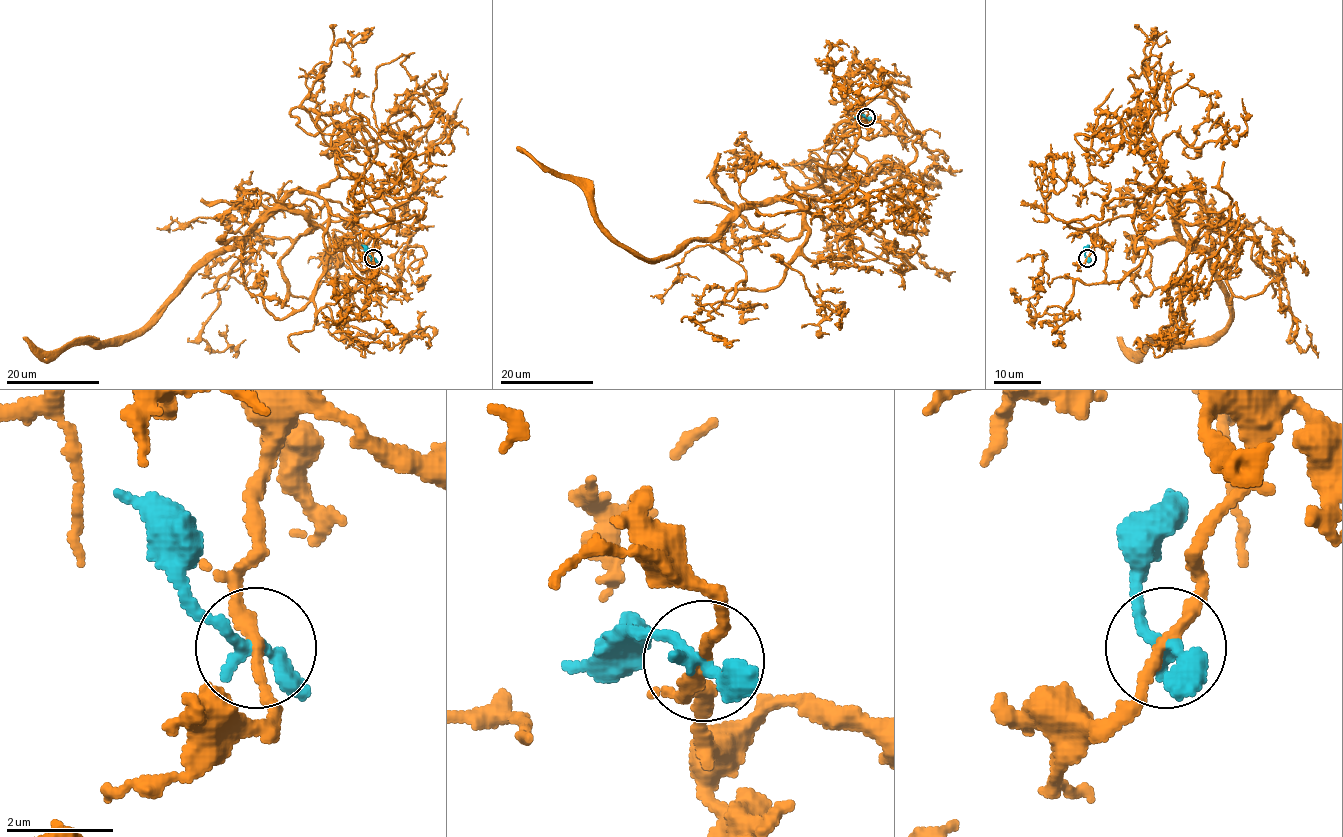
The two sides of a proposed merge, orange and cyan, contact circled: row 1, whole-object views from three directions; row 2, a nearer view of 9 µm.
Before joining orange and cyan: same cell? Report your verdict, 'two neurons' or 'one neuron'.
two neurons

